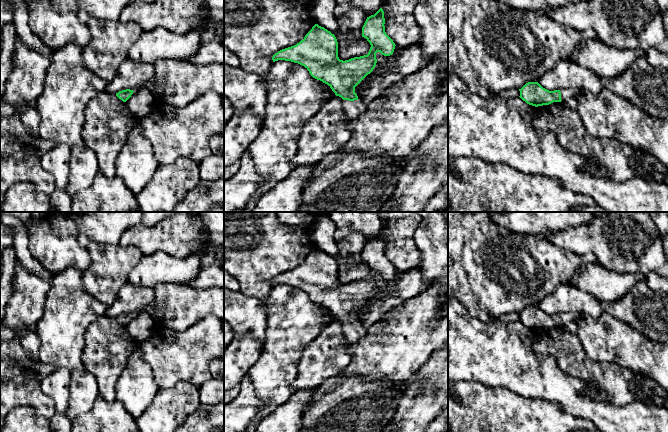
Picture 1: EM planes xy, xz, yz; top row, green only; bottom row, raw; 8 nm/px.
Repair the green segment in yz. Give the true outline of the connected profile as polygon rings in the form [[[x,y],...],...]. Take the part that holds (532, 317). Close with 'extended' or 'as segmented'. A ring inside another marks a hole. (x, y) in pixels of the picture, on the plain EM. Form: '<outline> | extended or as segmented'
[[[528,306],[519,315],[519,321],[527,328],[535,331],[549,329],[553,326],[561,326],[577,320],[579,317],[577,312],[549,315],[543,312],[538,306]]] | extended

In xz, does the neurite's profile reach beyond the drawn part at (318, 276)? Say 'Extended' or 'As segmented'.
Extended

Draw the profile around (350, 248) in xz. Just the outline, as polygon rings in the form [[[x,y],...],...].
[[[351,233],[344,239],[336,241],[339,258],[347,265],[353,266],[362,262],[362,251],[367,239],[360,233]]]

